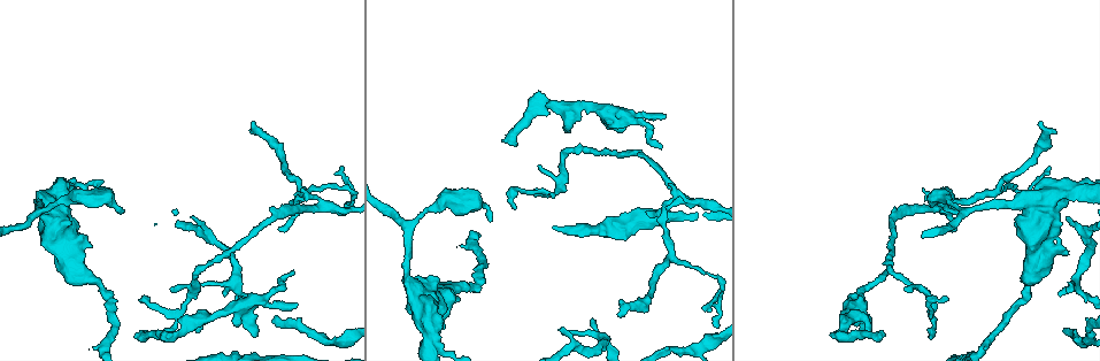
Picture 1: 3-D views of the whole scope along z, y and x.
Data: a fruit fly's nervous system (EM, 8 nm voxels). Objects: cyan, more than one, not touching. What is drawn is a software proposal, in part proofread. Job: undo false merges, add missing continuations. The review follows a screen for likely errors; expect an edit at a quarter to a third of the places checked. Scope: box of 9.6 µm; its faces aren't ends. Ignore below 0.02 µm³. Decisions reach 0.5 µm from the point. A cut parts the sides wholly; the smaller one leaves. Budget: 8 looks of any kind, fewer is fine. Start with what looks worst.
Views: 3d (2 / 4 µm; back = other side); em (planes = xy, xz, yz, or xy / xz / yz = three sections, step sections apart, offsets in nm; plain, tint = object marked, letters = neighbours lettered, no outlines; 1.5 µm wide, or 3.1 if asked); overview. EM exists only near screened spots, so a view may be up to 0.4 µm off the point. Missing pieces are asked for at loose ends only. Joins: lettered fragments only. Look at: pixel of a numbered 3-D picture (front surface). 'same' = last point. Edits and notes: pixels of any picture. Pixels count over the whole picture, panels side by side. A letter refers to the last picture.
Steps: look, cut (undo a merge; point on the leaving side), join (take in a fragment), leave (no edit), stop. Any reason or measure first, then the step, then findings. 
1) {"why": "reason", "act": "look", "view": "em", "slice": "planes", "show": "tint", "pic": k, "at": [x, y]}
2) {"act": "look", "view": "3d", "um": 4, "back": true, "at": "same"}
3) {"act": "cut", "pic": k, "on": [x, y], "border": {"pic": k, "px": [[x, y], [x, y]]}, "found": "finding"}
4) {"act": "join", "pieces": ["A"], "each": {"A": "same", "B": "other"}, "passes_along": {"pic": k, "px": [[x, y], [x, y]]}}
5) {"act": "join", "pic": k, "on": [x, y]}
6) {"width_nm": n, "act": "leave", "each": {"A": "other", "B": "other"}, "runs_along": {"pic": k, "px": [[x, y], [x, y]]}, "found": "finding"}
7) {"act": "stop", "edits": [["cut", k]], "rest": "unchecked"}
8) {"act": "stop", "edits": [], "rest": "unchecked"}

{"why": "calibre changes", "act": "look", "view": "em", "slice": "planes", "show": "letters", "pic": 1, "at": [427, 339]}

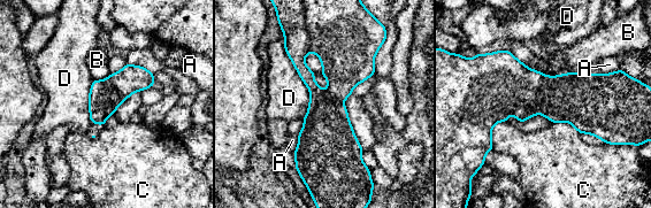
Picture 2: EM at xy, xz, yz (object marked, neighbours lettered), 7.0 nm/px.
{"act": "cut", "pic": 2, "on": [572, 98], "each": {"A": "other", "B": "other", "C": "other", "D": "other"}, "border": {"pic": 2, "px": [[546, 76], [536, 97], [538, 113]]}, "found": "two neurons meet here"}

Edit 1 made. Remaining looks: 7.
{"why": "thin end", "act": "look", "view": "3d", "um": 4, "pic": 1, "at": [561, 328]}

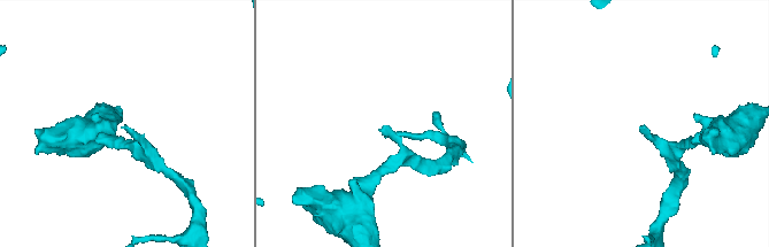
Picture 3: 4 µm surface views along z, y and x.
{"act": "look", "view": "em", "slice": "xy", "step": 4, "show": "letters", "pic": 3, "at": [126, 126]}

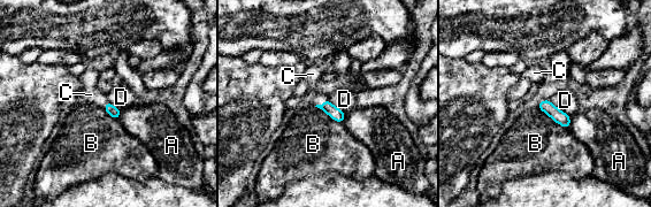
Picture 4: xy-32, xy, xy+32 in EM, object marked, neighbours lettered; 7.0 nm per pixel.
{"act": "join", "pieces": ["C"], "each": {"A": "other", "B": "other", "C": "same", "D": "other"}, "passes_along": {"pic": 4, "px": [[336, 114], [322, 104], [313, 74]]}, "found": "the neuron continues"}

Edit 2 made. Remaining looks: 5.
{"why": "calibre changes", "act": "look", "view": "3d", "um": 4, "pic": 1, "at": [88, 278]}

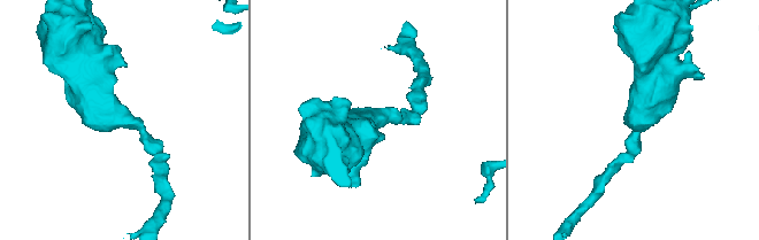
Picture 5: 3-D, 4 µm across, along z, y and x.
{"arm_widths_nm": [190, 650], "act": "look", "view": "em", "slice": "yz", "step": 4, "show": "tint", "pic": 5, "at": [376, 115]}

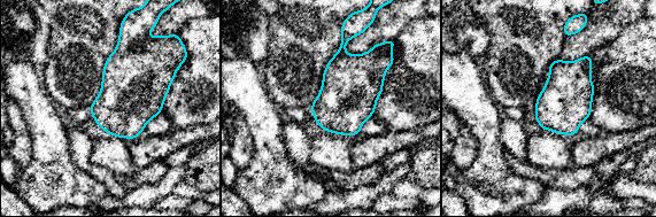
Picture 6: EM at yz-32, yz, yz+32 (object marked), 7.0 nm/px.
{"why": "what lies round it", "act": "look", "view": "em", "slice": "yz", "step": 4, "show": "letters", "at": "same"}

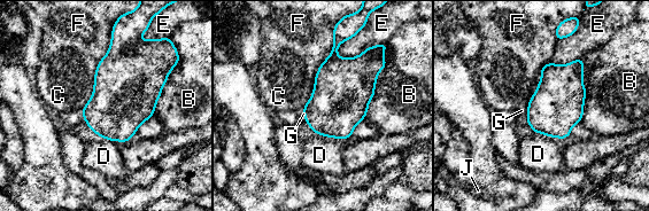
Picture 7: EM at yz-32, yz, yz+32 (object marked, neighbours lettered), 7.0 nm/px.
{"longest_contact_nm": ["F", 500], "act": "leave", "each": {"B": "other", "C": "other", "D": "other", "E": "other", "F": "other", "G": "other", "J": "other"}, "border": {"pic": 7, "px": [[541, 71], [526, 123]]}, "found": "continuous, no second neuron"}

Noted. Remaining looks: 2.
{"act": "stop", "edits": [["cut", 2], ["join", 4]], "rest": "unchecked"}

